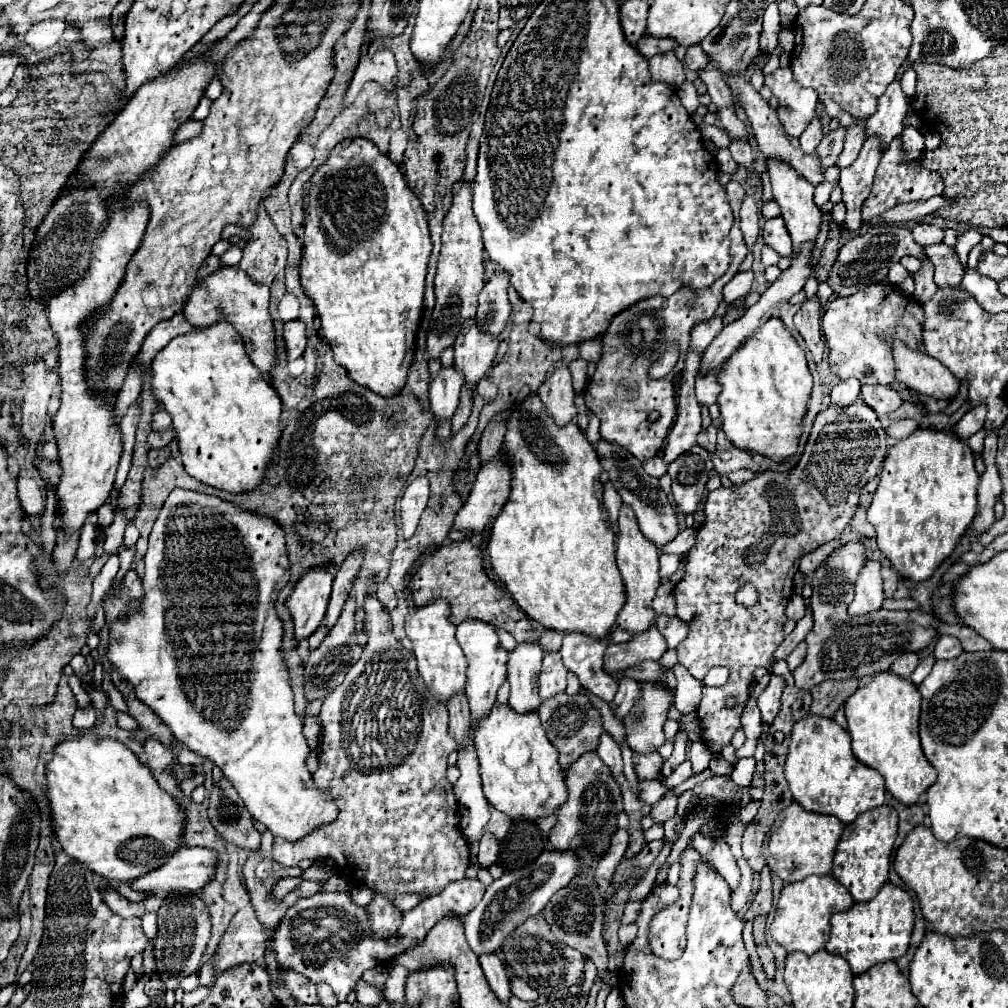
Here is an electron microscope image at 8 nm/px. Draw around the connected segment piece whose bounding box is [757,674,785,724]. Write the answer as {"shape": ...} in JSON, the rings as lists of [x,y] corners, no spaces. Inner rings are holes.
{"shape":[[[771,674],[771,682],[769,686],[763,690],[763,694],[759,696],[759,710],[761,710],[761,718],[765,724],[773,724],[779,708],[781,708],[781,694],[785,688],[785,680],[781,676]]]}

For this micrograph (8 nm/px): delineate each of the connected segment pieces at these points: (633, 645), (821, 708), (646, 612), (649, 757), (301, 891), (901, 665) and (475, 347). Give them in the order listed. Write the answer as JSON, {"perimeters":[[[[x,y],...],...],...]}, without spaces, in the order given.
{"perimeters":[[[[653,624],[653,628],[645,632],[645,636],[633,636],[629,642],[607,646],[605,668],[609,672],[621,672],[635,664],[641,664],[643,660],[659,660],[665,654],[665,650],[667,642]]],[[[849,678],[849,680],[825,680],[817,688],[811,688],[813,694],[811,714],[833,718],[835,712],[845,704],[845,700],[855,692],[857,686],[859,680]]],[[[623,504],[619,510],[619,536],[617,536],[617,566],[619,572],[623,576],[625,582],[625,592],[627,592],[627,602],[623,606],[623,610],[619,612],[619,626],[631,634],[639,634],[645,632],[655,618],[655,612],[651,608],[651,602],[655,598],[657,586],[661,584],[661,576],[659,576],[659,552],[657,548],[641,534],[637,518],[633,516],[633,510]]],[[[633,752],[633,766],[635,766],[635,772],[639,778],[655,780],[655,778],[659,778],[659,770],[661,770],[663,762],[657,752],[651,752],[651,754]]],[[[310,879],[303,880],[300,883],[300,888],[296,888],[286,895],[286,904],[290,907],[300,898],[307,898],[316,894],[319,891],[321,882]]],[[[901,654],[901,656],[895,660],[895,664],[891,666],[891,672],[897,674],[899,678],[909,678],[911,672],[917,668],[917,664],[919,664],[917,654]]],[[[469,320],[469,324],[461,328],[455,340],[455,368],[465,374],[465,382],[469,386],[479,384],[479,380],[487,376],[493,366],[497,346],[499,340],[485,336],[485,332],[477,328],[475,320]]]]}

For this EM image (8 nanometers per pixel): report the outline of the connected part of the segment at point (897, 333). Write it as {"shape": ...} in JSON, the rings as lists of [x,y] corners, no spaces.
{"shape":[[[869,284],[861,292],[835,298],[823,314],[823,332],[827,346],[831,350],[829,364],[831,370],[841,378],[857,378],[861,384],[893,384],[895,362],[891,348],[885,342],[887,336],[903,340],[909,348],[921,346],[921,322],[923,310],[915,298],[905,298],[899,294],[897,286]]]}

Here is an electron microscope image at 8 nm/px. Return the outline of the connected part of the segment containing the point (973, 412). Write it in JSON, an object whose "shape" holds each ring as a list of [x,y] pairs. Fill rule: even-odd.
{"shape":[[[987,406],[971,408],[971,410],[955,424],[955,434],[957,434],[961,440],[967,440],[969,436],[973,436],[977,430],[983,428],[983,424],[985,424],[985,414],[987,414]]]}

